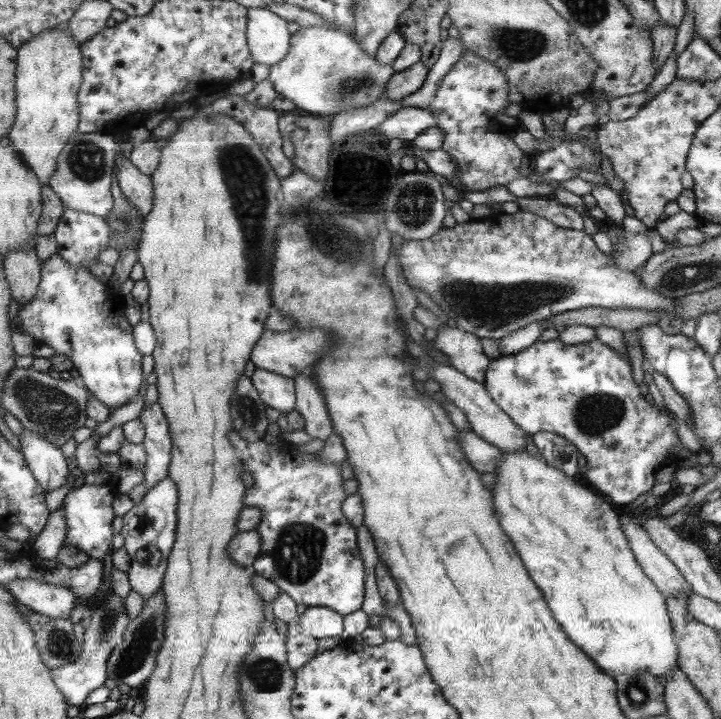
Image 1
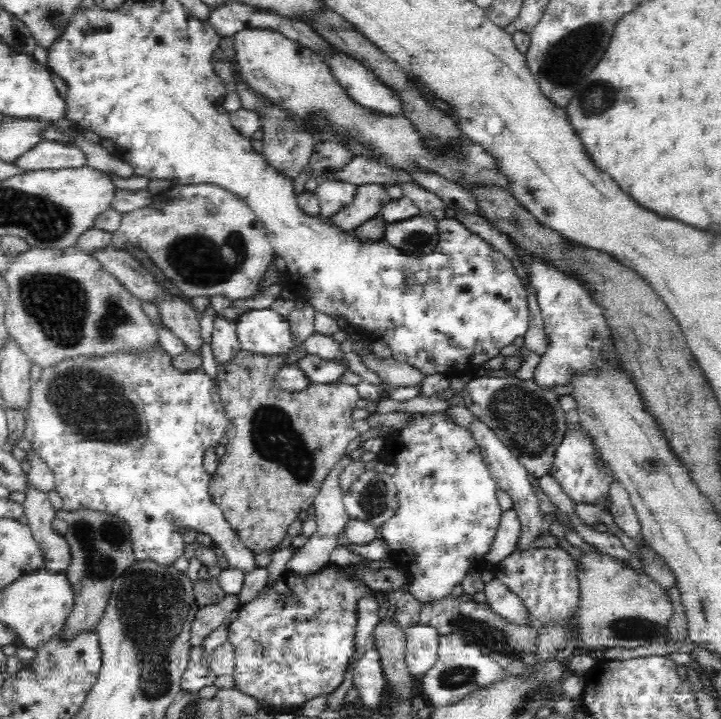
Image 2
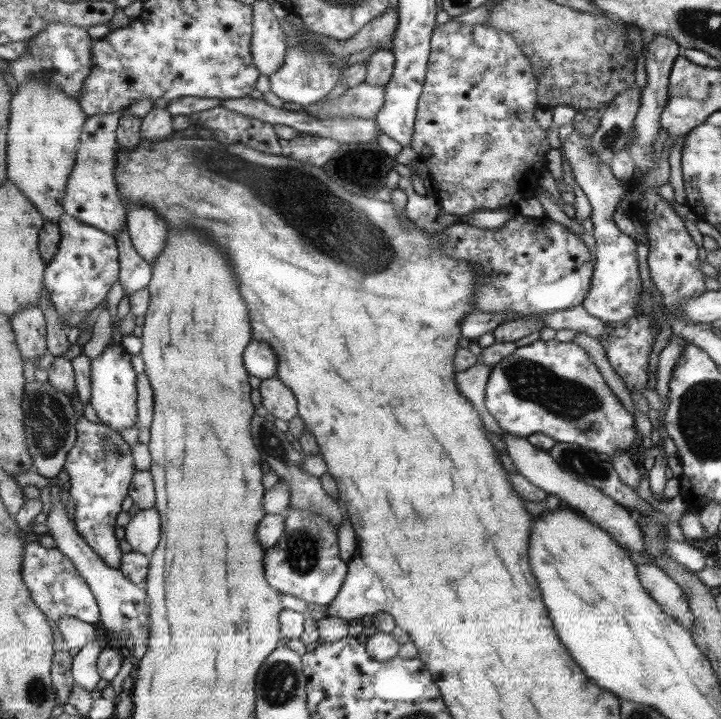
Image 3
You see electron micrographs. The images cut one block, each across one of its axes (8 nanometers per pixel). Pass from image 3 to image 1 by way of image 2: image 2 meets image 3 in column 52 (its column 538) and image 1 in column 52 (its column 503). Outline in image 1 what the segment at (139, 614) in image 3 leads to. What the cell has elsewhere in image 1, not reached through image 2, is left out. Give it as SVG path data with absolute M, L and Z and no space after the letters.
M23 429L21 438L21 451L26 455L27 461L46 491L56 490L68 484L68 476L74 462L64 454L62 447L45 436Z

